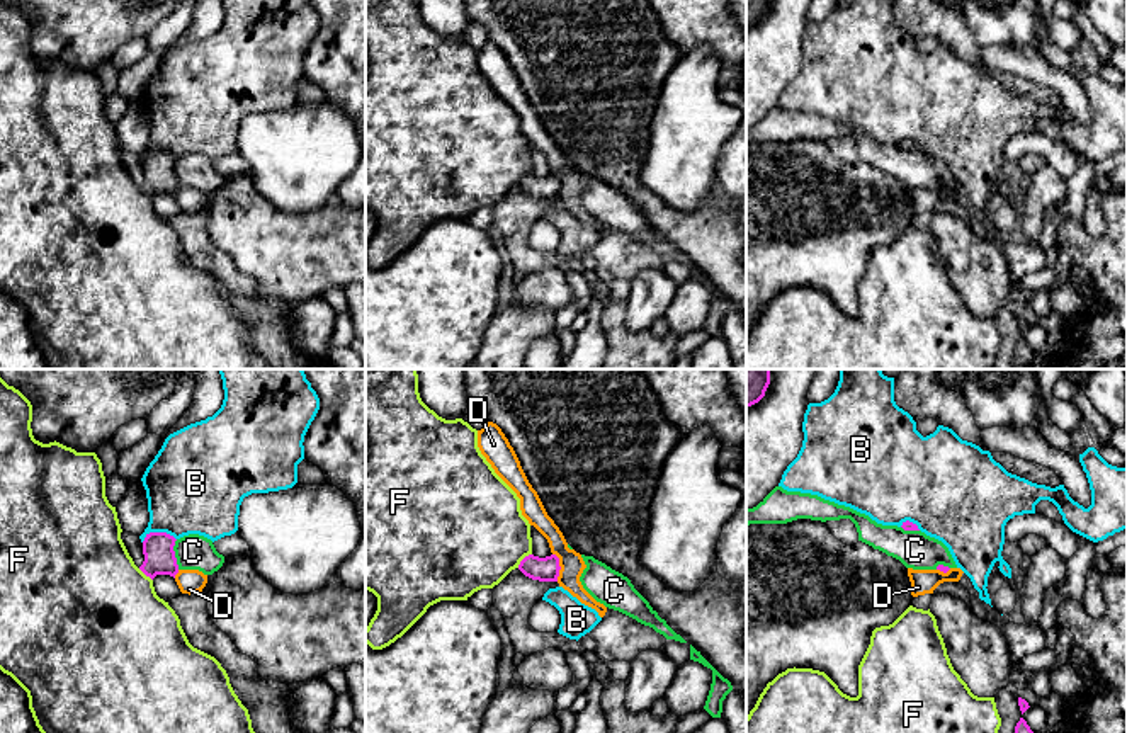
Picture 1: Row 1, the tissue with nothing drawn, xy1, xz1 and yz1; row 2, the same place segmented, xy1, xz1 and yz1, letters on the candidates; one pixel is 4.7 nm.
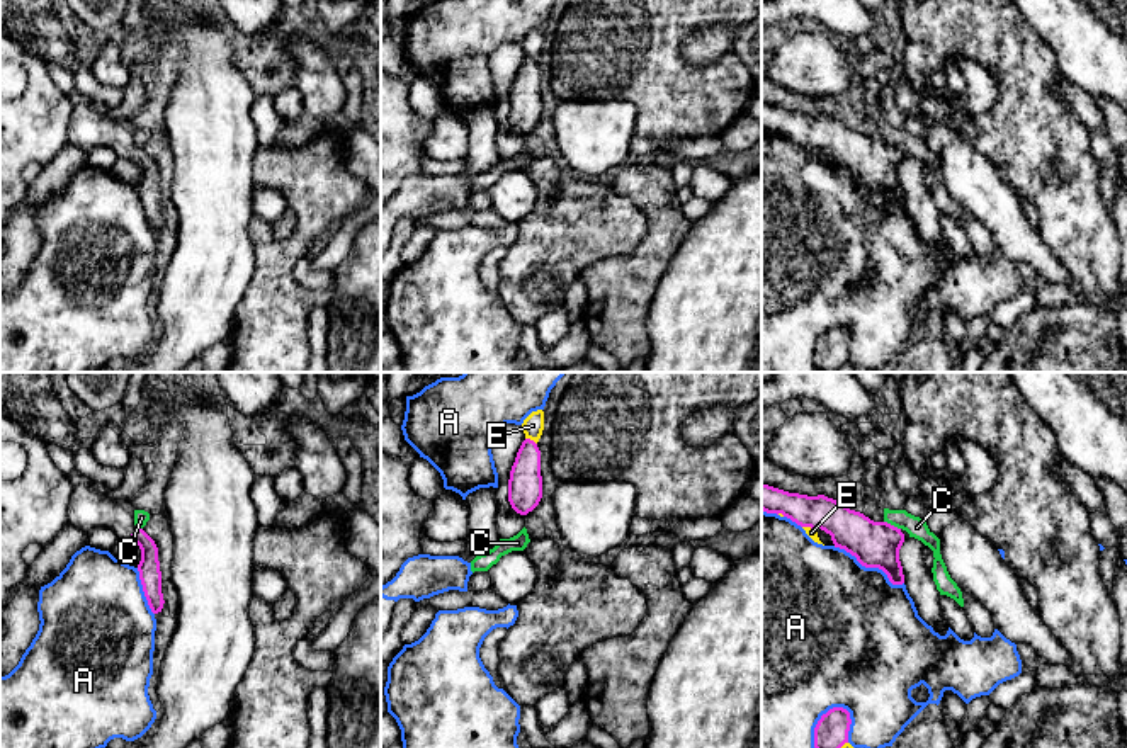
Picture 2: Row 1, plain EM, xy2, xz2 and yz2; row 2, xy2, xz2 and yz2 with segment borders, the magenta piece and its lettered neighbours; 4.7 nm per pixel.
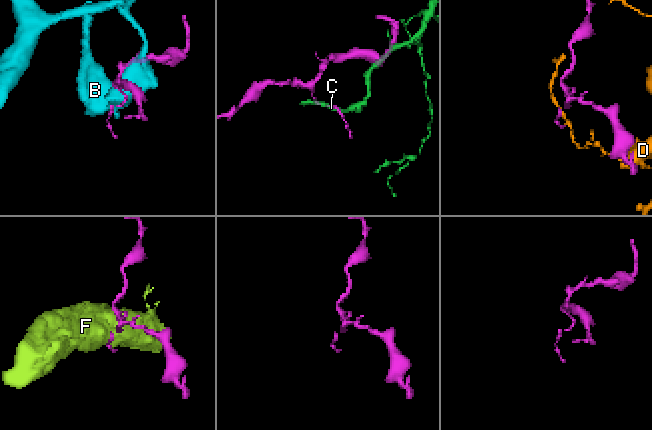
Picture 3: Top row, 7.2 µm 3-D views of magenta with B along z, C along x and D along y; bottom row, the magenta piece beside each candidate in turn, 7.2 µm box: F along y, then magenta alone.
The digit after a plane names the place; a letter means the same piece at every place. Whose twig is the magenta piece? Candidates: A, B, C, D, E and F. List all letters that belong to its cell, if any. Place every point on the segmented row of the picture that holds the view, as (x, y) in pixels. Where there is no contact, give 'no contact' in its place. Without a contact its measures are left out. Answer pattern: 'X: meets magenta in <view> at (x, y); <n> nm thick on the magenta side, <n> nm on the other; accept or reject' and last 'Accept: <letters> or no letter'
A: meets magenta in yz2 at (820, 719); 160 nm thick on the magenta side, 500 nm on the other; reject
B: meets magenta in xy1 at (158, 533); 140 nm thick on the magenta side, 400 nm on the other; reject
C: meets magenta in xy1 at (174, 555); 140 nm thick on the magenta side, 170 nm on the other; reject
D: meets magenta in xz1 at (560, 567); 110 nm thick on the magenta side, 120 nm on the other; reject
E: meets magenta in xz2 at (529, 439); 160 nm thick on the magenta side, 100 nm on the other; reject
F: meets magenta in xz1 at (522, 560); 110 nm thick on the magenta side, 480 nm on the other; reject
Accept: no letter

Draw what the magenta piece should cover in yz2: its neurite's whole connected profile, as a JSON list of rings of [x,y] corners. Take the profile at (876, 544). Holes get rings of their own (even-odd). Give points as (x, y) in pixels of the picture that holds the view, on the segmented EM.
[[[762,483],[762,510],[782,513],[801,527],[821,529],[831,536],[835,547],[845,549],[865,568],[882,570],[892,585],[903,585],[899,549],[901,529],[874,522],[860,512],[824,495],[789,493]]]

